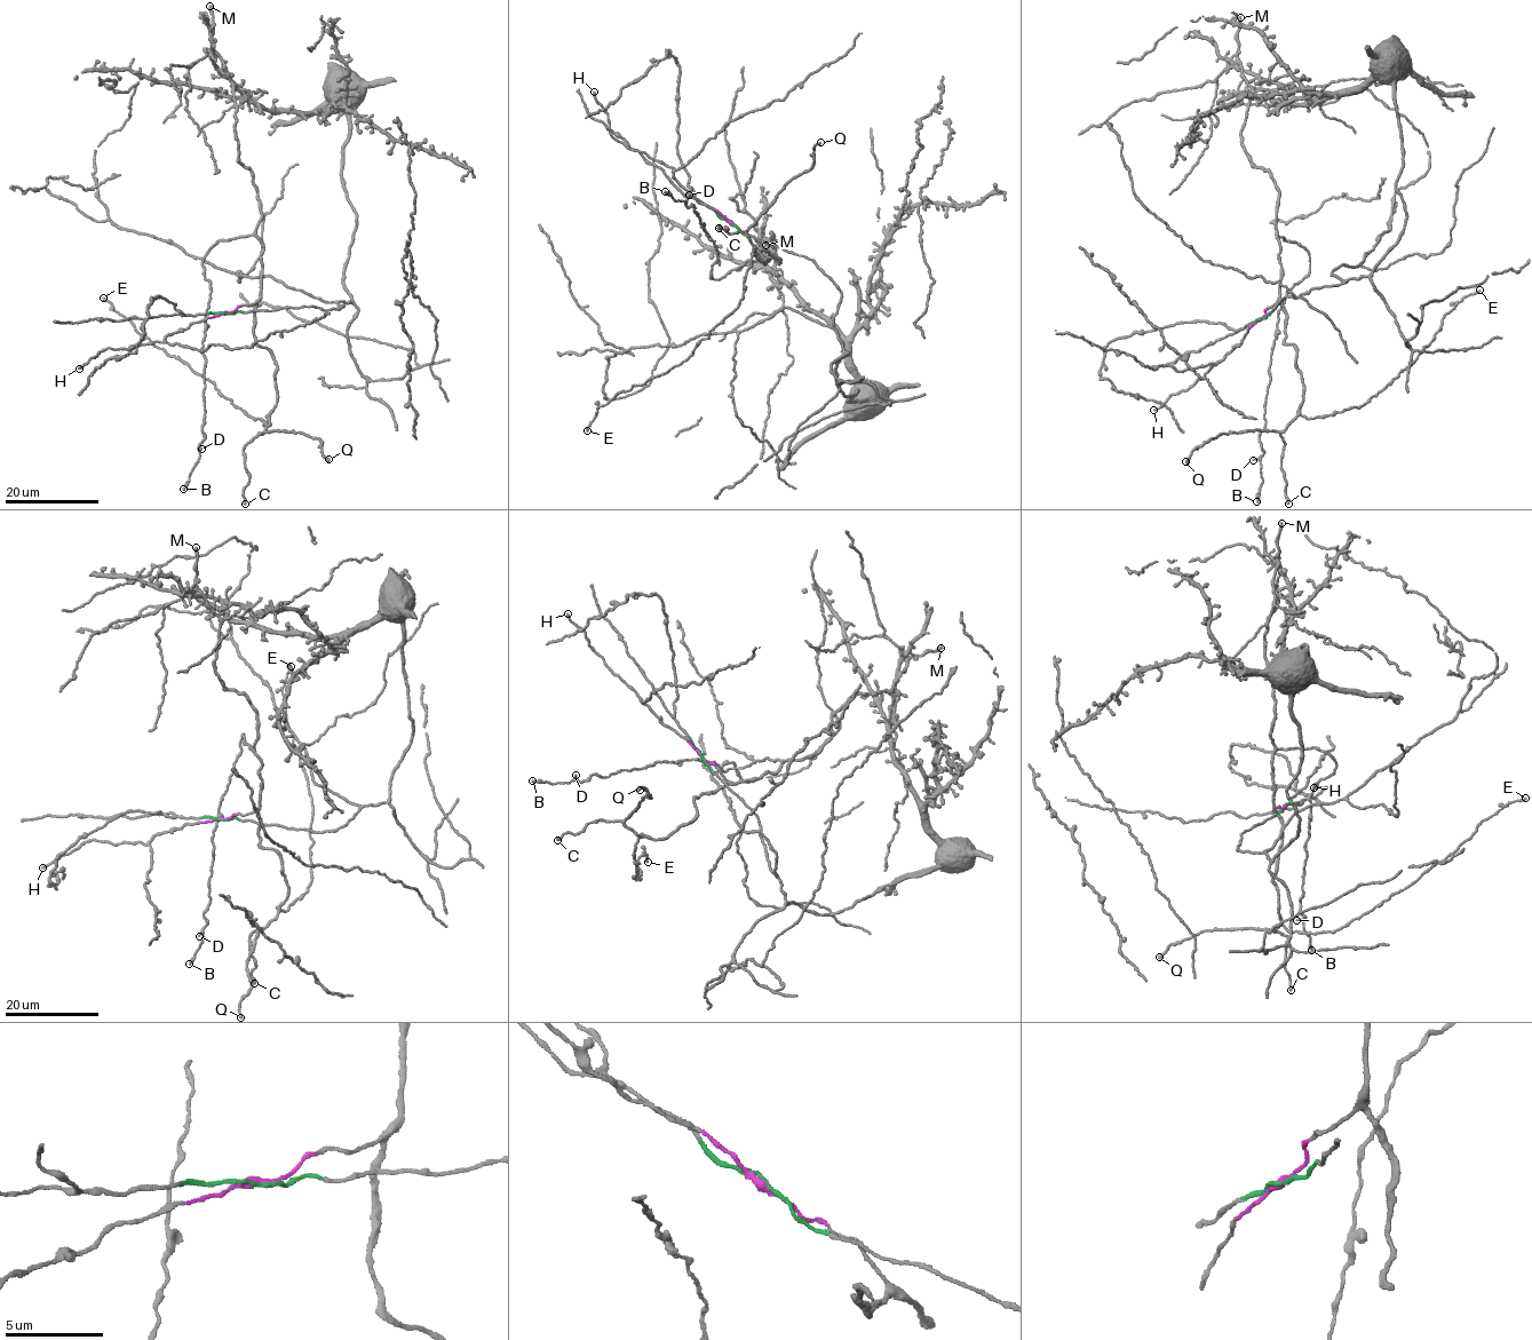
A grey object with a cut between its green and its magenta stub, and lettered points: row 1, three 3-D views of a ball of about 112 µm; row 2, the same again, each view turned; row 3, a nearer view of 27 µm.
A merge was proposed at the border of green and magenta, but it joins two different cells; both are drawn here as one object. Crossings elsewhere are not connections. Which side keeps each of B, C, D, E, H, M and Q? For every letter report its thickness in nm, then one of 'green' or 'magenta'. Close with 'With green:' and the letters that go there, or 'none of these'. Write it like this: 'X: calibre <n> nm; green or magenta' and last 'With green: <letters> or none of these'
B: calibre 160 nm; magenta
C: calibre 300 nm; magenta
D: calibre 90 nm; magenta
E: calibre 170 nm; magenta
H: calibre 200 nm; magenta
M: calibre 320 nm; magenta
Q: calibre 320 nm; magenta
With green: none of these

